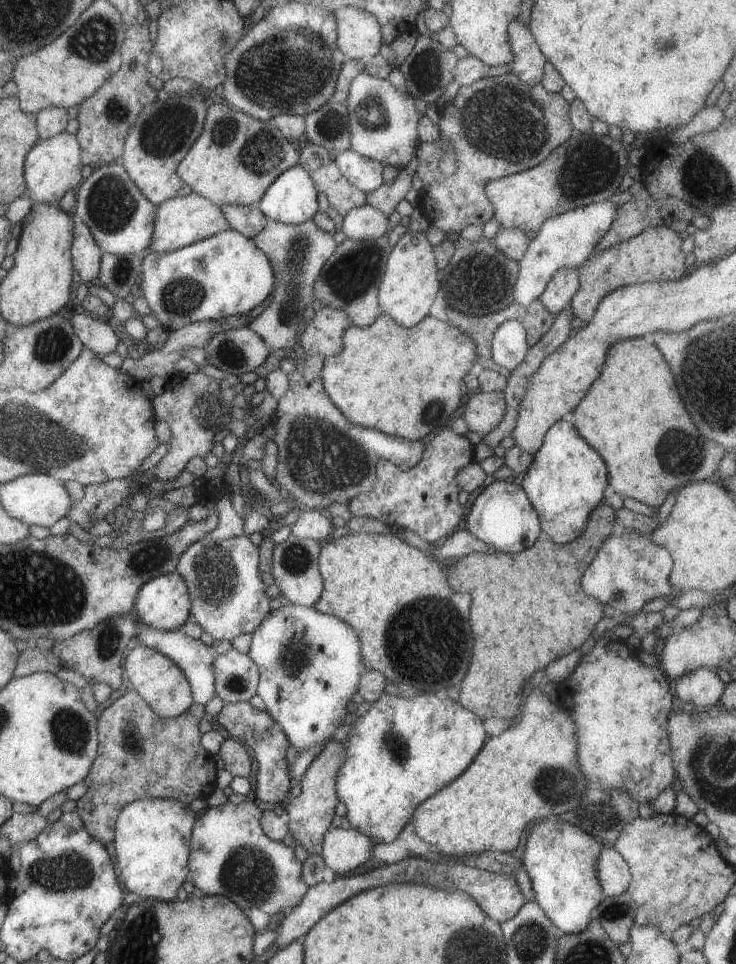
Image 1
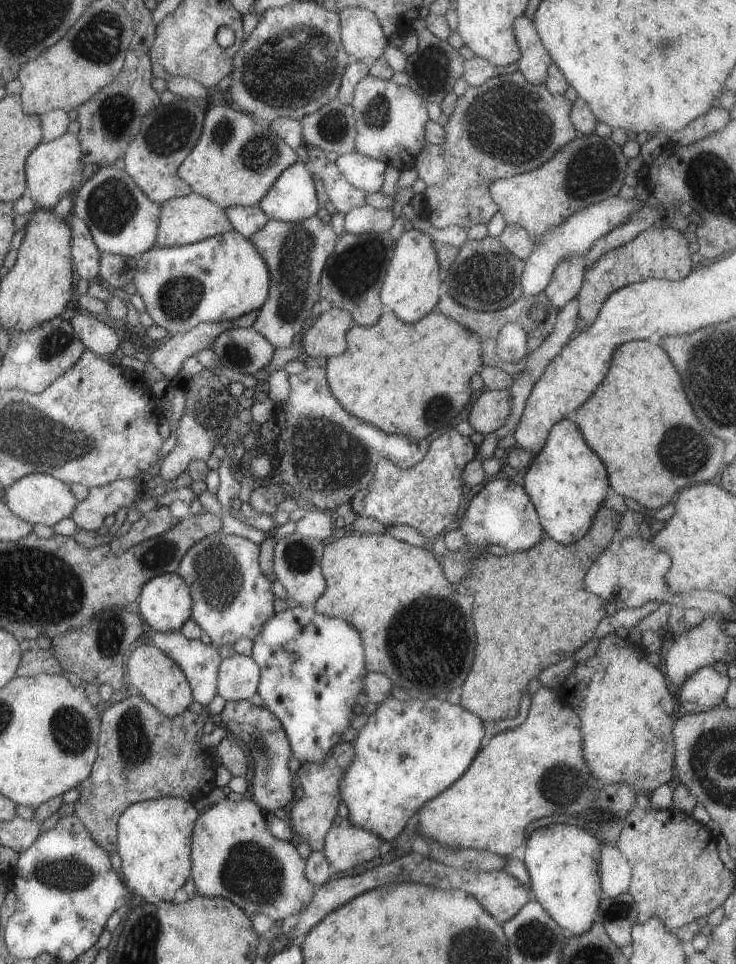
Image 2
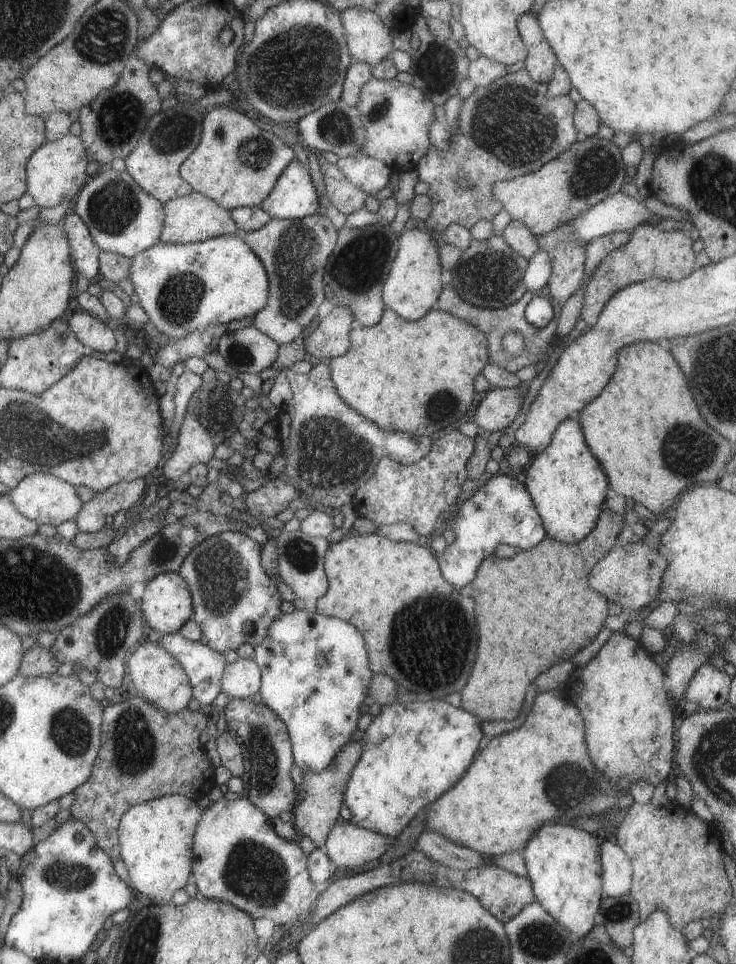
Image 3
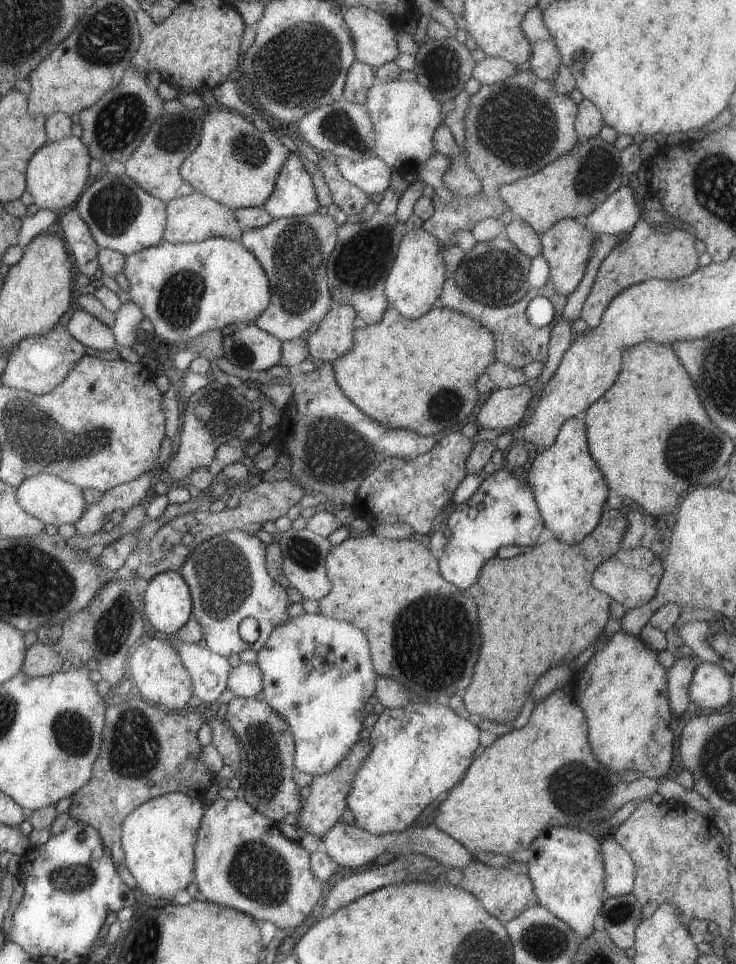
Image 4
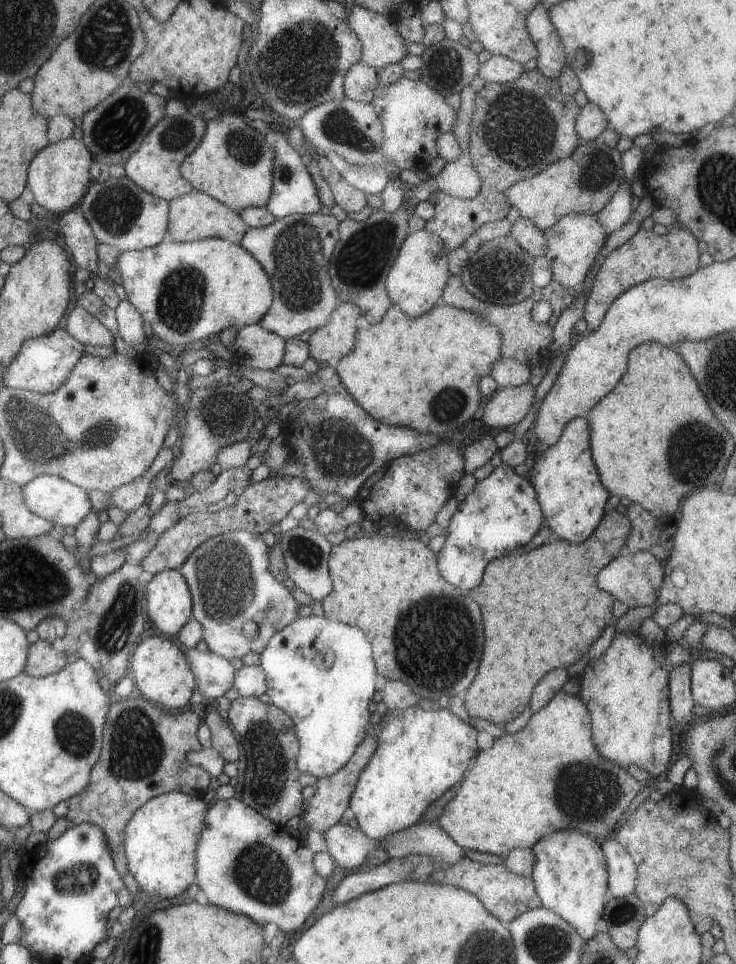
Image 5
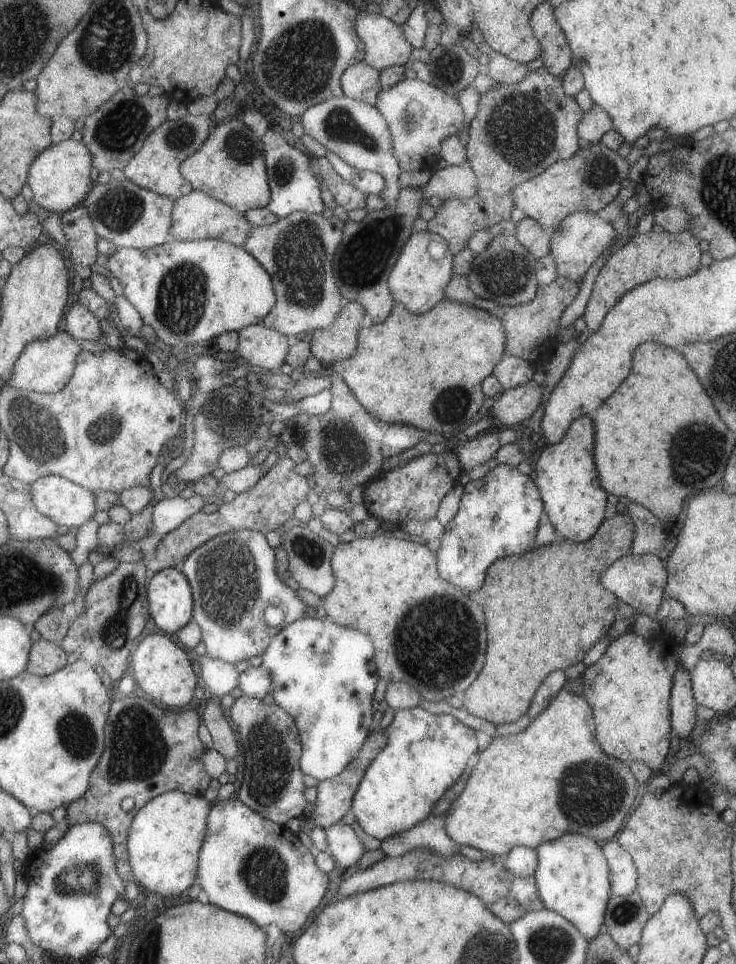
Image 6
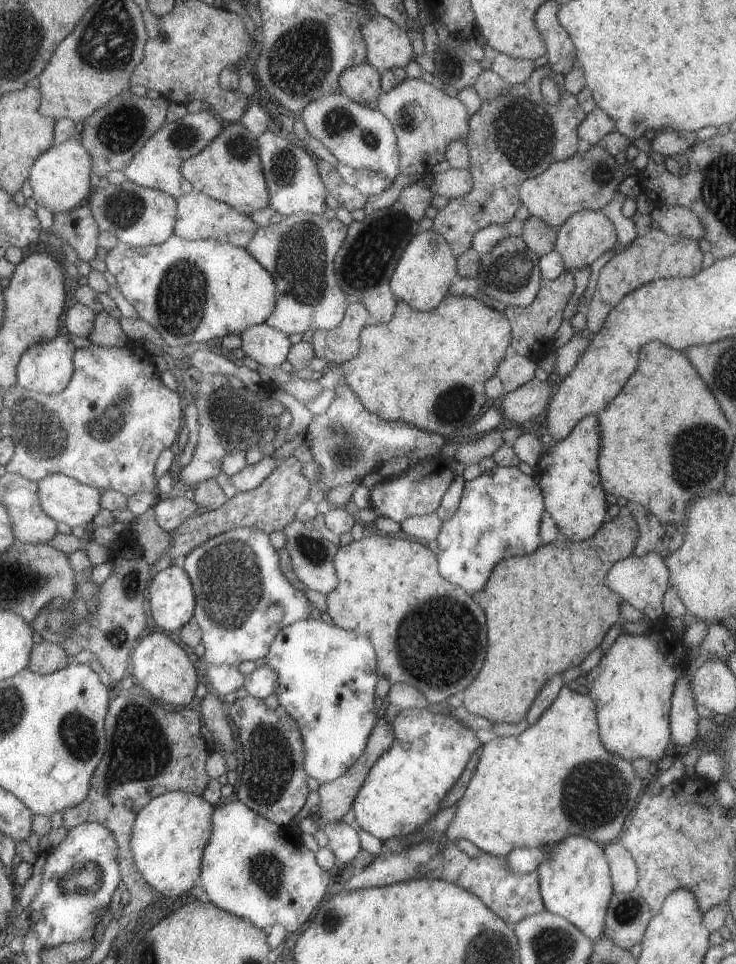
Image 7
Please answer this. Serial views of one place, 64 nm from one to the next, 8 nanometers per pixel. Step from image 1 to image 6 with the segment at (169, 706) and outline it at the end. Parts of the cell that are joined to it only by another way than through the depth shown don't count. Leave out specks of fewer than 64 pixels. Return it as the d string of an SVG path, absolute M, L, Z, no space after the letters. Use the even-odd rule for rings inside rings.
M149 634L137 644L130 655L128 673L156 704L164 708L178 709L193 698L196 685L197 678L188 659L183 649L169 639L169 635Z

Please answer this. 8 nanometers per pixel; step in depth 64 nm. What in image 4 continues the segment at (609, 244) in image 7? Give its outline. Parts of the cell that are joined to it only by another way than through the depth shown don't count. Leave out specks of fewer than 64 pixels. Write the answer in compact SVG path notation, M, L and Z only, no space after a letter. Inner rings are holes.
M561 218L540 235L541 253L549 265L549 281L557 290L557 294L568 296L577 288L583 278L589 260L589 248L595 238L597 235L589 234L585 221L579 218Z

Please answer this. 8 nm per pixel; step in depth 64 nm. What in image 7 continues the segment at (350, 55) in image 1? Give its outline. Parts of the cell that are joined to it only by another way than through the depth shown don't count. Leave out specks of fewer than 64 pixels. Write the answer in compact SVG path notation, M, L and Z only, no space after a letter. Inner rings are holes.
M371 16L361 26L366 44L366 62L375 70L405 67L412 60L412 46L405 29L384 16Z

